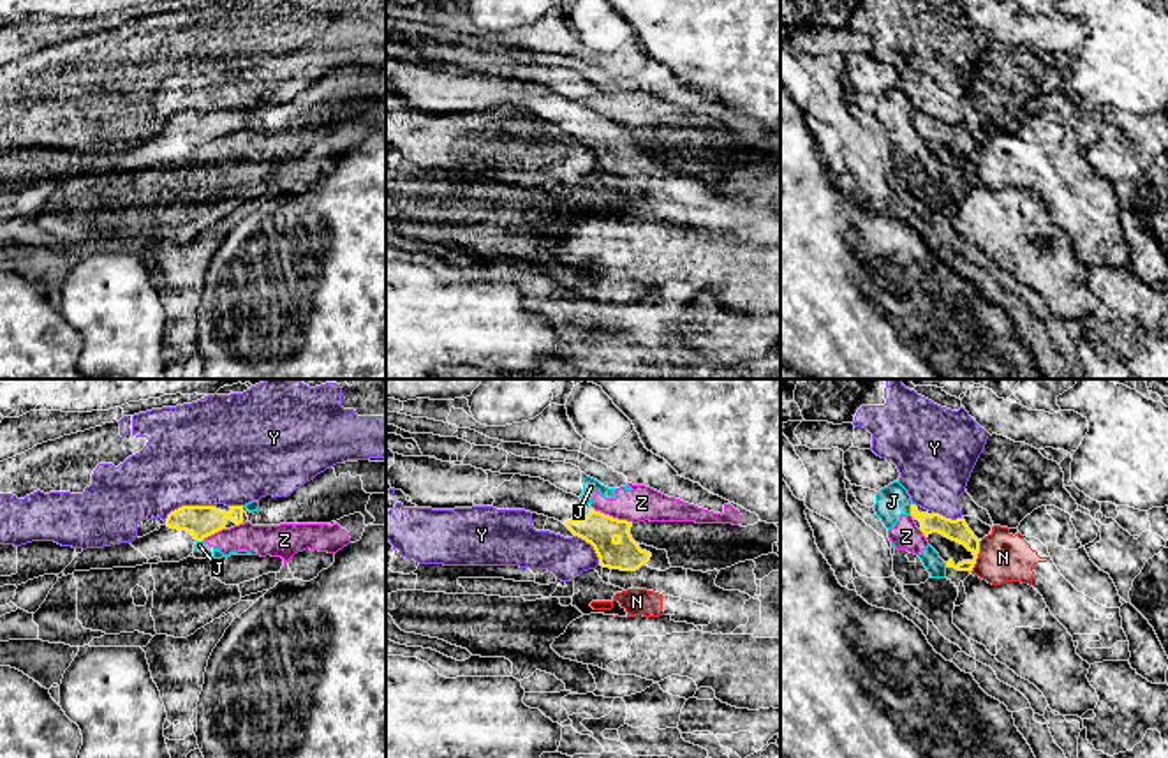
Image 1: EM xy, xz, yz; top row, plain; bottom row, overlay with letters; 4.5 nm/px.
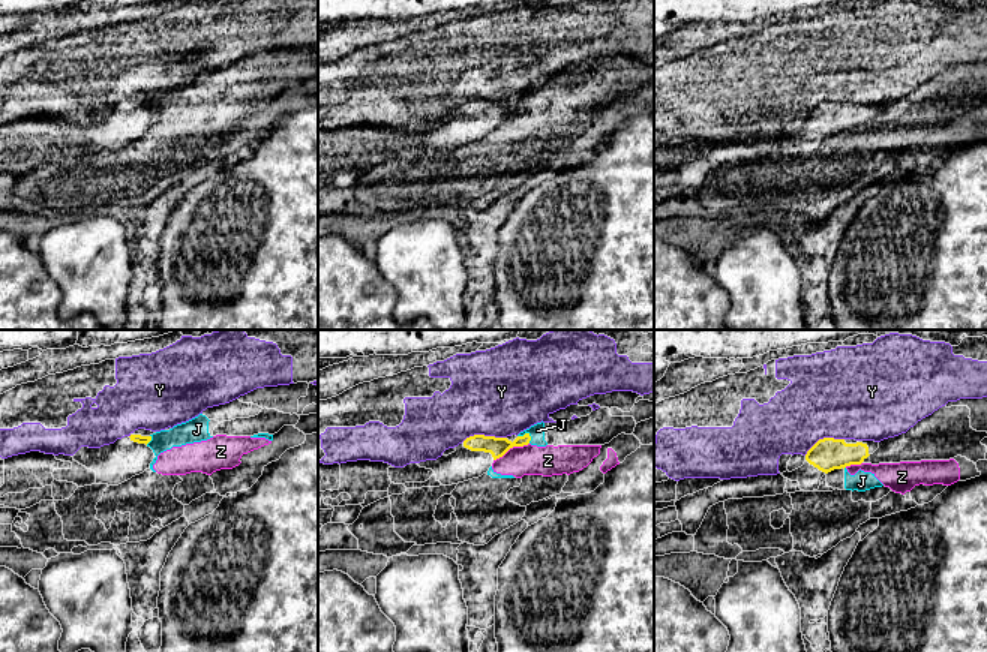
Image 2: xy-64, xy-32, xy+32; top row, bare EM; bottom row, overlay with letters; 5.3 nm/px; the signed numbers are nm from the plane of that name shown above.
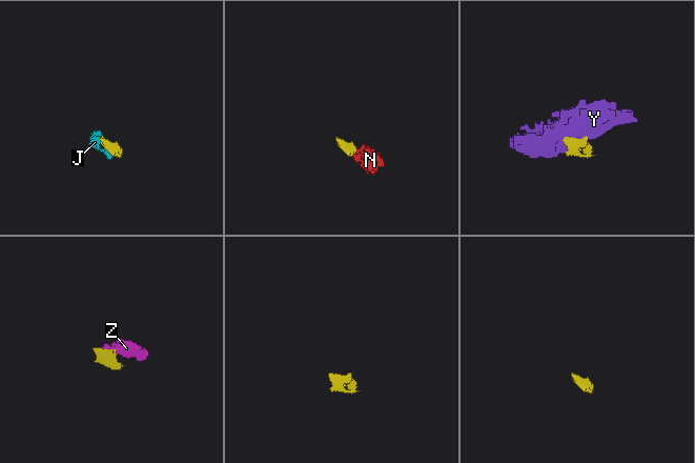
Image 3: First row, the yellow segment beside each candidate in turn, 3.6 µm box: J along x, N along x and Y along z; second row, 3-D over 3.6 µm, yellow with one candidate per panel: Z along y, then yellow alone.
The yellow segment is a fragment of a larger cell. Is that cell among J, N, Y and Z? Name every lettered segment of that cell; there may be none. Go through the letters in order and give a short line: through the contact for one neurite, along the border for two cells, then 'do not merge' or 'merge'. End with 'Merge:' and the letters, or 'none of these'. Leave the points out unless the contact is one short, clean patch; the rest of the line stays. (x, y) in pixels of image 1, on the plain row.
J: line yz (911, 108), (909, 118); do not merge
N: line yz (982, 145), (971, 177); do not merge
Y: line xy (214, 110), (182, 110), (164, 126); do not merge
Z: line xz (594, 113), (633, 127); do not merge
Merge: none of these

